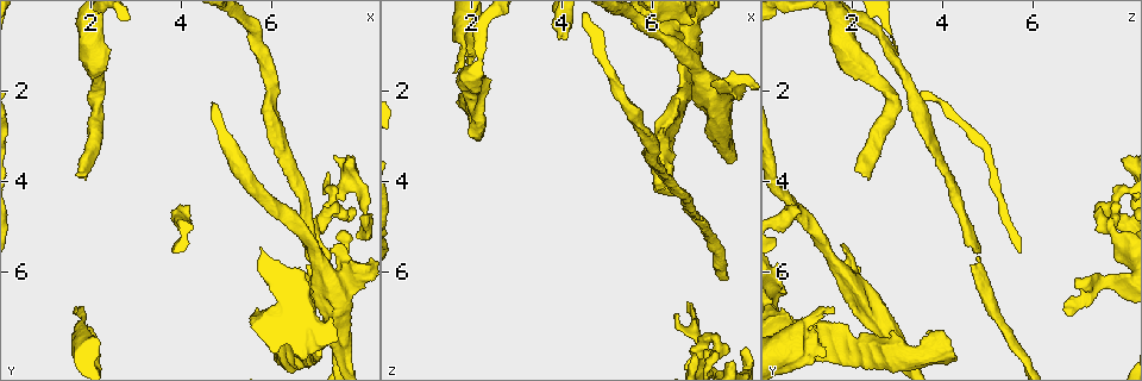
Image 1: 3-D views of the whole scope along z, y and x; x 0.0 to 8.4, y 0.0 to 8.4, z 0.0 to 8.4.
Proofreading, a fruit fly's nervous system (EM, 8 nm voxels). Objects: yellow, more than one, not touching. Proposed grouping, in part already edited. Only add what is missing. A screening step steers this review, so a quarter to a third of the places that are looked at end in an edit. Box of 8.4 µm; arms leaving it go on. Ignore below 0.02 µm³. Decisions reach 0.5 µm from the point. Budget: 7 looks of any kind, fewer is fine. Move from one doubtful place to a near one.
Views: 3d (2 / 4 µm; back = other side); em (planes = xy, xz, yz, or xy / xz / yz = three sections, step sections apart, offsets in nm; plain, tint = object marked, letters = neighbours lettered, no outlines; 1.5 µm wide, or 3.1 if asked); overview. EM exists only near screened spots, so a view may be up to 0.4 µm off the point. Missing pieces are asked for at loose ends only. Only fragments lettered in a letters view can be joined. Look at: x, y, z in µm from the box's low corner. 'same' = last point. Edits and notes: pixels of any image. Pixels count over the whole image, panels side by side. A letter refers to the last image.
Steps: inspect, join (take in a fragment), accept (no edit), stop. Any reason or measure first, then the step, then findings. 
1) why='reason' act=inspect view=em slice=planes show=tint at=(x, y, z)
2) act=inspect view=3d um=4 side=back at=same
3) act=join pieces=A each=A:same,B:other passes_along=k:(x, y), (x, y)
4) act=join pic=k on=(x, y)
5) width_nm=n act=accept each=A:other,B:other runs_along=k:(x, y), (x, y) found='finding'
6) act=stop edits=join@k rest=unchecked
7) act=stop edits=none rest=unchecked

why='branch stops here' act=inspect view=3d um=4 side=back at=(4.00, 4.70, 0.85)

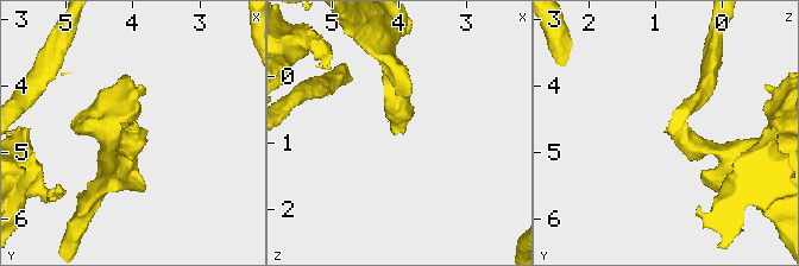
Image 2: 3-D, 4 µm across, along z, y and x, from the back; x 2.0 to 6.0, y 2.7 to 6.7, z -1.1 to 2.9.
why='shape alone is not enough' act=inspect view=em slice=xy step=8 show=letters at=(4.05, 4.70, 0.90)

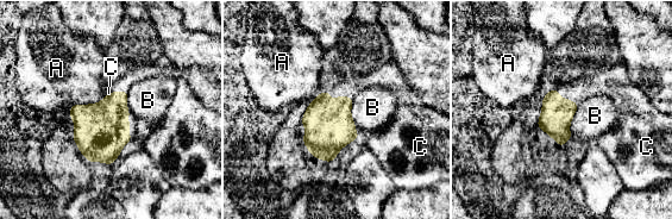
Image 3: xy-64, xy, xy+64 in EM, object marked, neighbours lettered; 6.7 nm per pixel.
why='cut it another way' act=inspect view=em slice=planes show=letters at=same

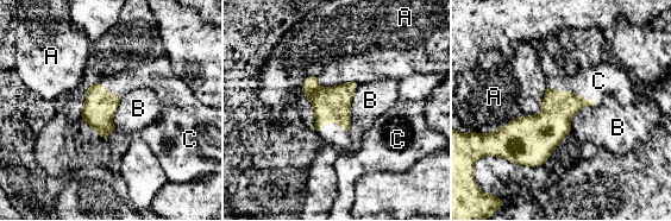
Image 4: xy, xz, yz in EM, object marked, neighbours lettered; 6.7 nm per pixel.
act=join pic=4 on=(599, 81) each=A:other,B:other,C:same passes_along=4:(553, 122), (574, 92), (599, 81) found='it goes on there'

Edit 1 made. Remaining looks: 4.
why='branch stops here' act=inspect view=3d um=2 at=(2.05, 7.25, 1.10)

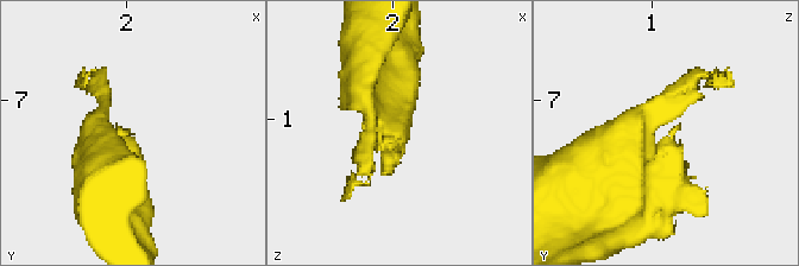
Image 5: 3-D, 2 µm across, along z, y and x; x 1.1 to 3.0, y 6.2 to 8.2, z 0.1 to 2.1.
act=inspect view=em slice=planes show=plain at=(2.04, 7.28, 1.14)

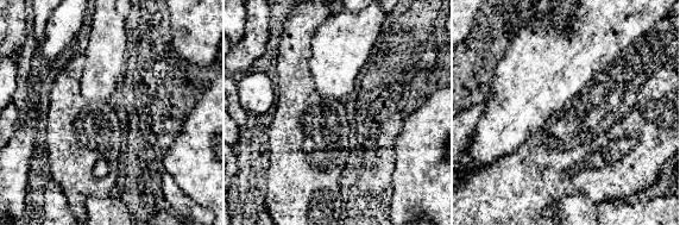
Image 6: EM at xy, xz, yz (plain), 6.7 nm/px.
why='see the neighbours' act=inspect view=em slice=planes show=letters at=same

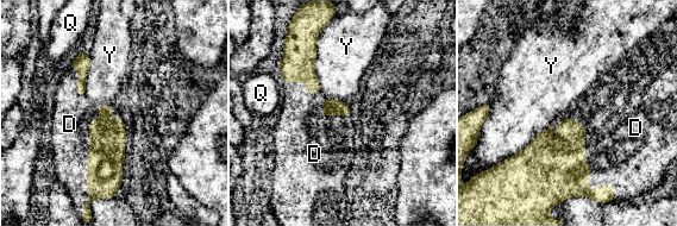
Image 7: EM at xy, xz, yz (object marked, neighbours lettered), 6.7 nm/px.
act=join pic=7 on=(621, 132) each=D:same,Q:other,Y:other found='the cell continues'

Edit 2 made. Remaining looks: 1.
why='an open end' act=inspect view=em slice=planes show=letters at=(1.85, 3.95, 2.40)

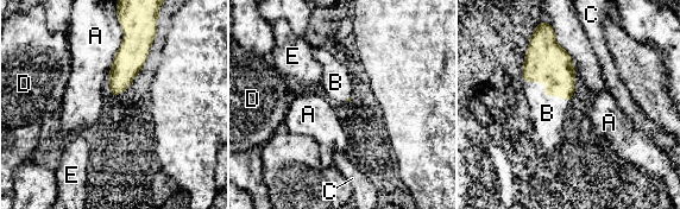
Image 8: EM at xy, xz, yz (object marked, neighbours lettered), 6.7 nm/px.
longest_contact=A:400nm act=join pic=8 on=(547, 113) each=A:other,B:same,C:other,D:other,E:other found='it goes on there'

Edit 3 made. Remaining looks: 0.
act=stop edits=join@4,join@7,join@8 rest=unchecked

